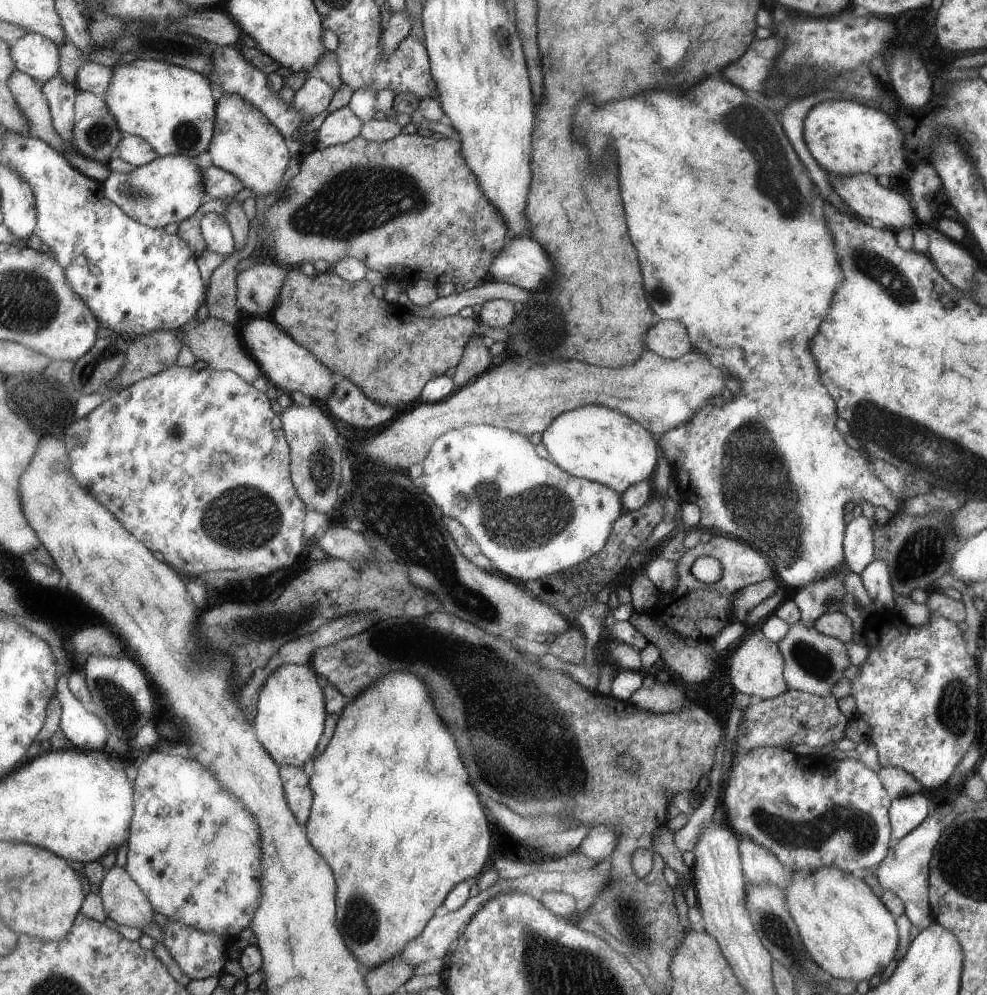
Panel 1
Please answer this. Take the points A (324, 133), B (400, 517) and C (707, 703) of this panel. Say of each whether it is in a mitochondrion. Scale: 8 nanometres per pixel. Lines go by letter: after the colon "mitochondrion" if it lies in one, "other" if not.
A: other
B: mitochondrion
C: other

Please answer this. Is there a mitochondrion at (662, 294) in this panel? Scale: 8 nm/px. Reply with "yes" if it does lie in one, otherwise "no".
yes

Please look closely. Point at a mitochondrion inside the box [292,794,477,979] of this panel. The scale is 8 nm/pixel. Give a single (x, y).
(360, 920)

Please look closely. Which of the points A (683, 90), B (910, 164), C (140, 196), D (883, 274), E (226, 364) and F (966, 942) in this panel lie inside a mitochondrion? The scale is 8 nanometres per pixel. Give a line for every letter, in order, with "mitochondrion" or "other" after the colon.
A: other
B: other
C: mitochondrion
D: mitochondrion
E: other
F: other

